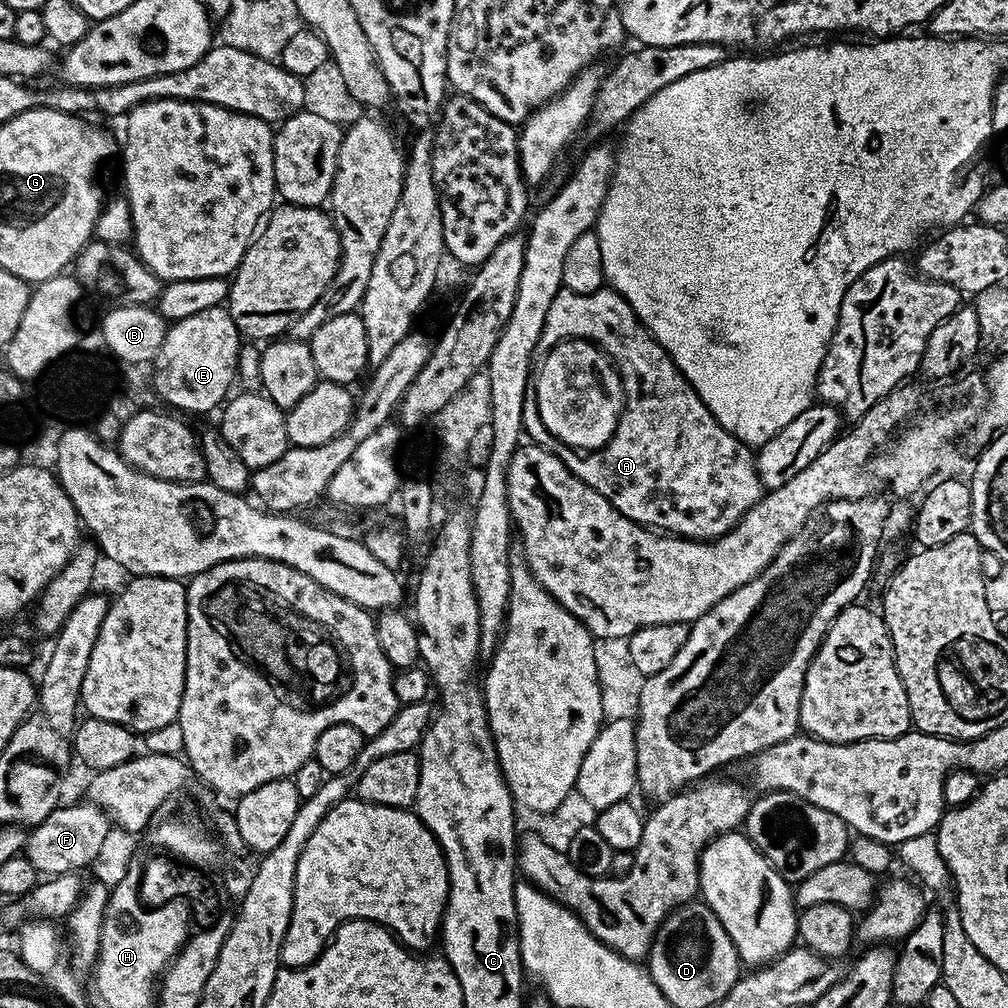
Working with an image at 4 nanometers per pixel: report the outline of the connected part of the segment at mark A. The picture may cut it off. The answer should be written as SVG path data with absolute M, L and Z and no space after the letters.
M561 290L556 295L550 310L546 314L546 322L540 335L539 347L562 348L562 346L568 346L568 344L586 344L586 346L590 346L592 350L596 350L602 356L604 370L596 372L596 380L598 380L602 392L606 394L608 402L612 402L612 406L616 408L614 426L620 426L620 430L614 436L614 444L608 450L604 450L602 454L590 458L584 464L575 464L571 468L573 474L578 479L589 484L598 494L605 496L621 514L633 520L634 523L643 524L665 534L682 536L685 540L706 540L711 542L719 538L719 536L726 535L760 501L762 485L760 483L760 475L756 469L756 457L753 449L749 445L743 444L733 432L726 431L717 422L712 411L704 405L702 398L692 389L691 382L680 373L680 369L672 361L666 349L657 342L651 330L637 318L635 310L629 306L628 301L619 292L615 290L601 290L599 292L591 292L590 294L578 294L577 292Z

